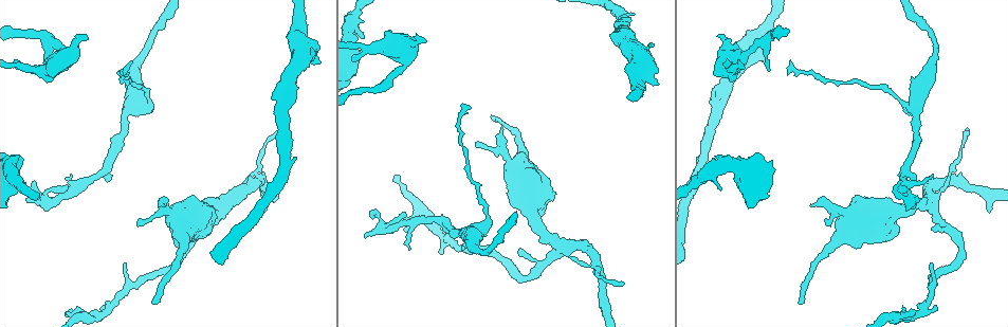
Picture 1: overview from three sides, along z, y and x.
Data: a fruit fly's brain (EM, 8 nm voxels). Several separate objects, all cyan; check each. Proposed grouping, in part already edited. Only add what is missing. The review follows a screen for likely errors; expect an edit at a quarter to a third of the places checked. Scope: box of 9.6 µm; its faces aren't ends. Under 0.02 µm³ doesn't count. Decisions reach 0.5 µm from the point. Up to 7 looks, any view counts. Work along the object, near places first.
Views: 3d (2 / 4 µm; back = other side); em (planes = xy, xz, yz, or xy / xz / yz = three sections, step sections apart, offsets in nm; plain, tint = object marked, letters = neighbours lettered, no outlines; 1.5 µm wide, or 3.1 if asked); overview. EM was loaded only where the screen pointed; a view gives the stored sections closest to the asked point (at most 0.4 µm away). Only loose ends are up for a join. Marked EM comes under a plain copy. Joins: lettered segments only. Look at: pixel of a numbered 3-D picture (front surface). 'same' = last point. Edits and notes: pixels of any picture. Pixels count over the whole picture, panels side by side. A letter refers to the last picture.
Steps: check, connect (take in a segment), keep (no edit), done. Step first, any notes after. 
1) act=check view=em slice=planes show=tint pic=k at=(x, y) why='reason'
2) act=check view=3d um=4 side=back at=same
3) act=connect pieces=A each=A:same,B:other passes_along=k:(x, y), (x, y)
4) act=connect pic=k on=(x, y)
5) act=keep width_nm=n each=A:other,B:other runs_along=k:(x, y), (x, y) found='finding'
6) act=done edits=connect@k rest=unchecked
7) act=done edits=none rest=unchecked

act=check view=3d um=4 pic=1 at=(988, 212) why='an open end'

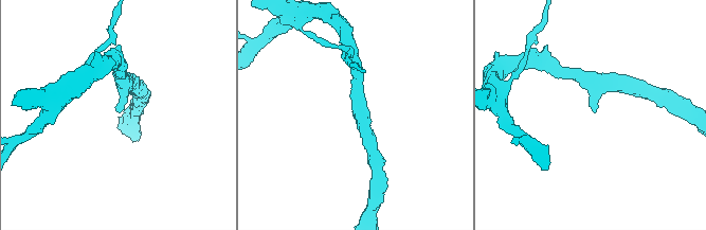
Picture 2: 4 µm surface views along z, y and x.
act=check view=em slice=xy step=4 show=letters pic=2 at=(354, 117) arm_widths_nm=240,280 why='need the tissue'

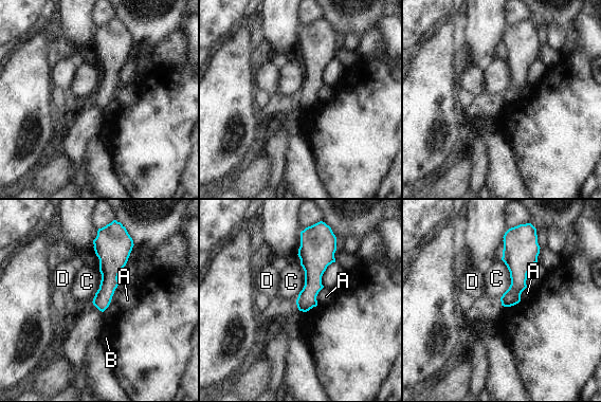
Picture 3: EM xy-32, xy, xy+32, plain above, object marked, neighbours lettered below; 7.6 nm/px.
act=keep each=A:other,B:other,C:other,D:other border=3:(502, 259), (510, 286), (499, 298) found='no lettered segment goes on from it'

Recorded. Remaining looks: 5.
act=check view=3d um=2 pic=1 at=(623, 282) why='thin end'

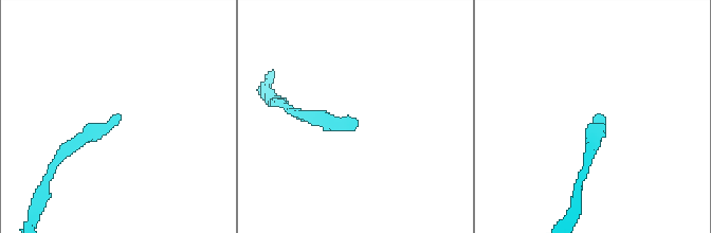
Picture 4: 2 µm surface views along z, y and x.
act=check view=em slice=xy step=8 show=letters pic=4 at=(594, 117)

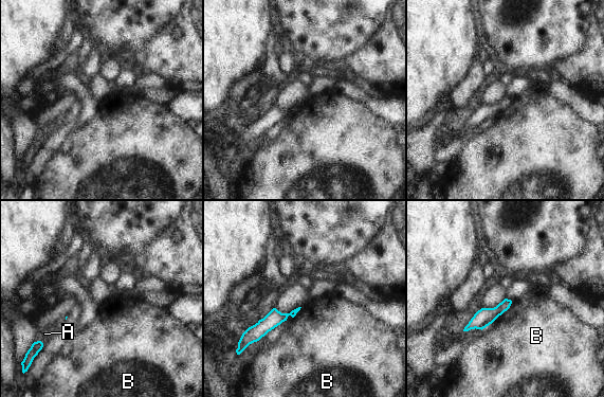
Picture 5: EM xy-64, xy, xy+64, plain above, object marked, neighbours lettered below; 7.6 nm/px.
act=keep each=A:other,B:other border=5:(512, 301), (506, 310), (481, 330) found='none of them fits'

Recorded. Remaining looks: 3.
act=check view=3d um=4 pic=1 at=(713, 73) why='free end'

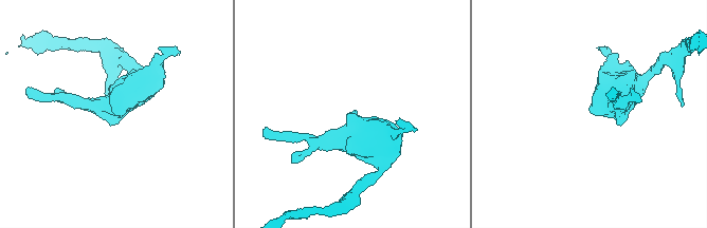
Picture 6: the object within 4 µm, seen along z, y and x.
act=check view=em slice=xz step=4 show=letters pic=6 at=(351, 112)

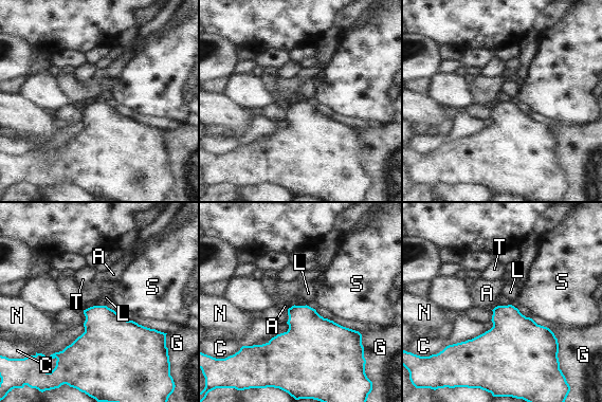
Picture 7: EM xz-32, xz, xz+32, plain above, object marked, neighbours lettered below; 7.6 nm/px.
act=keep each=A:other,C:other,G:other,L:other,N:other,S:other,T:other border=7:(294, 305), (287, 309) found='none of them fits'

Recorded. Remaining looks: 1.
act=done edits=none rest=unchecked

